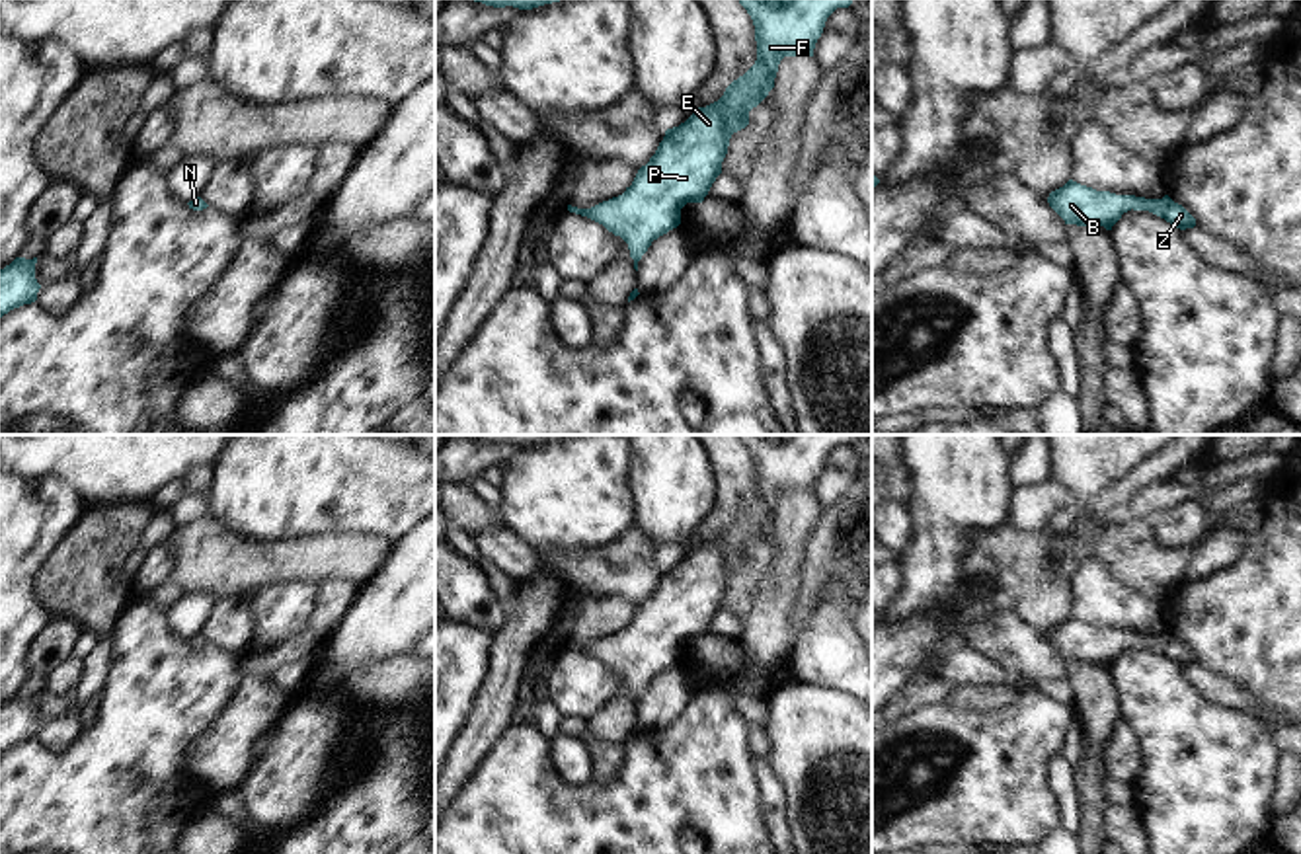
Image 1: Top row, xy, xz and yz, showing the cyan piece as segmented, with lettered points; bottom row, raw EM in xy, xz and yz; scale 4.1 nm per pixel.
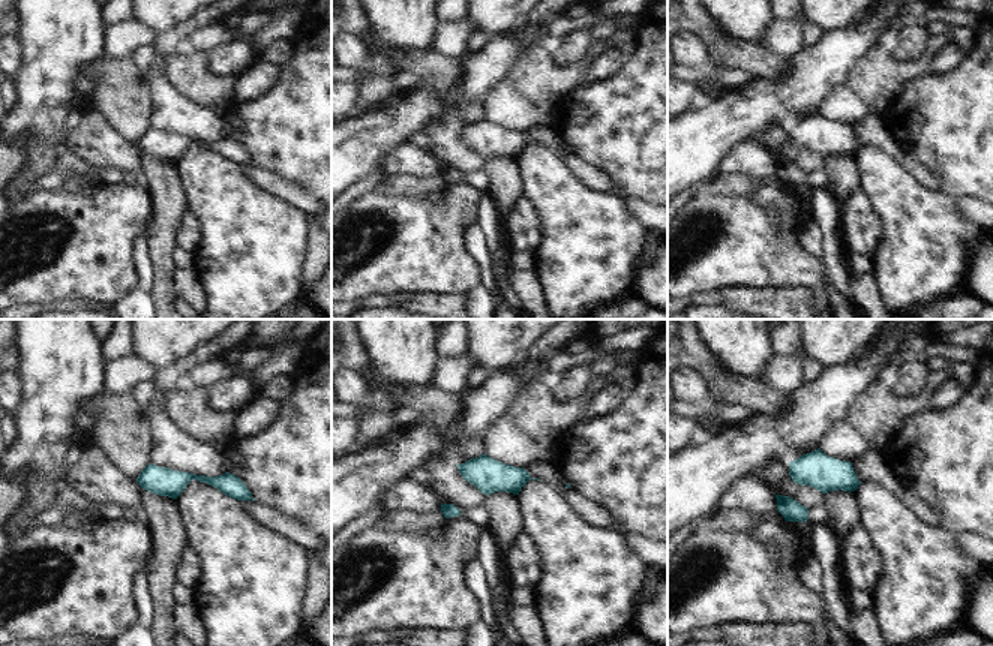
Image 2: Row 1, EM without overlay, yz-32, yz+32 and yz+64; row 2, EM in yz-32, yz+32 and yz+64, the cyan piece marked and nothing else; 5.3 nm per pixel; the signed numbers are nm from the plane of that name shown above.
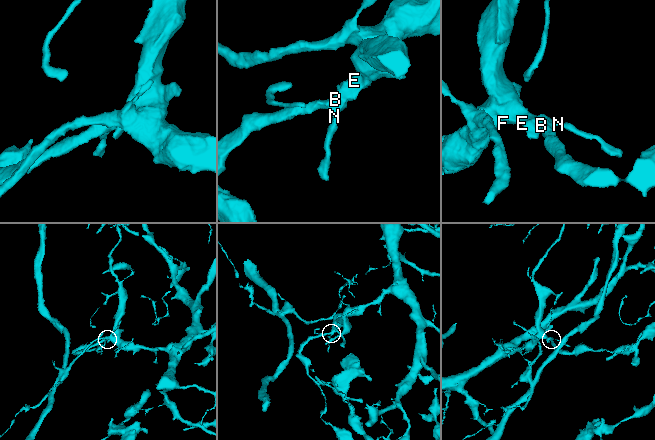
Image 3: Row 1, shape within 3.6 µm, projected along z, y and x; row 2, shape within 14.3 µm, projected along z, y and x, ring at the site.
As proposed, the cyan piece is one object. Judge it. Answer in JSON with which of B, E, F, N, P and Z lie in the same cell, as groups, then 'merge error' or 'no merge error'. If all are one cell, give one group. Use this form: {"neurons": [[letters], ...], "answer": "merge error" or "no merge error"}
{"neurons": [["B", "E", "F", "N", "P", "Z"]], "answer": "no merge error"}

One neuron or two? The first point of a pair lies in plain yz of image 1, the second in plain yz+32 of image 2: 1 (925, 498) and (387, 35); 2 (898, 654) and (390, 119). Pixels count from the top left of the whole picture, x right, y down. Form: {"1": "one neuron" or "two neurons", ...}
{"1": "one neuron", "2": "one neuron"}

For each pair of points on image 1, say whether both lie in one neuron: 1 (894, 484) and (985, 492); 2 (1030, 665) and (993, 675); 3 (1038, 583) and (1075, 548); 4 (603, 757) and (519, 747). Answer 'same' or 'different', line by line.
1: different
2: different
3: different
4: different

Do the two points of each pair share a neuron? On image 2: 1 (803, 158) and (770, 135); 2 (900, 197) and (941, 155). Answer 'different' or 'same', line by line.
1: same
2: different

